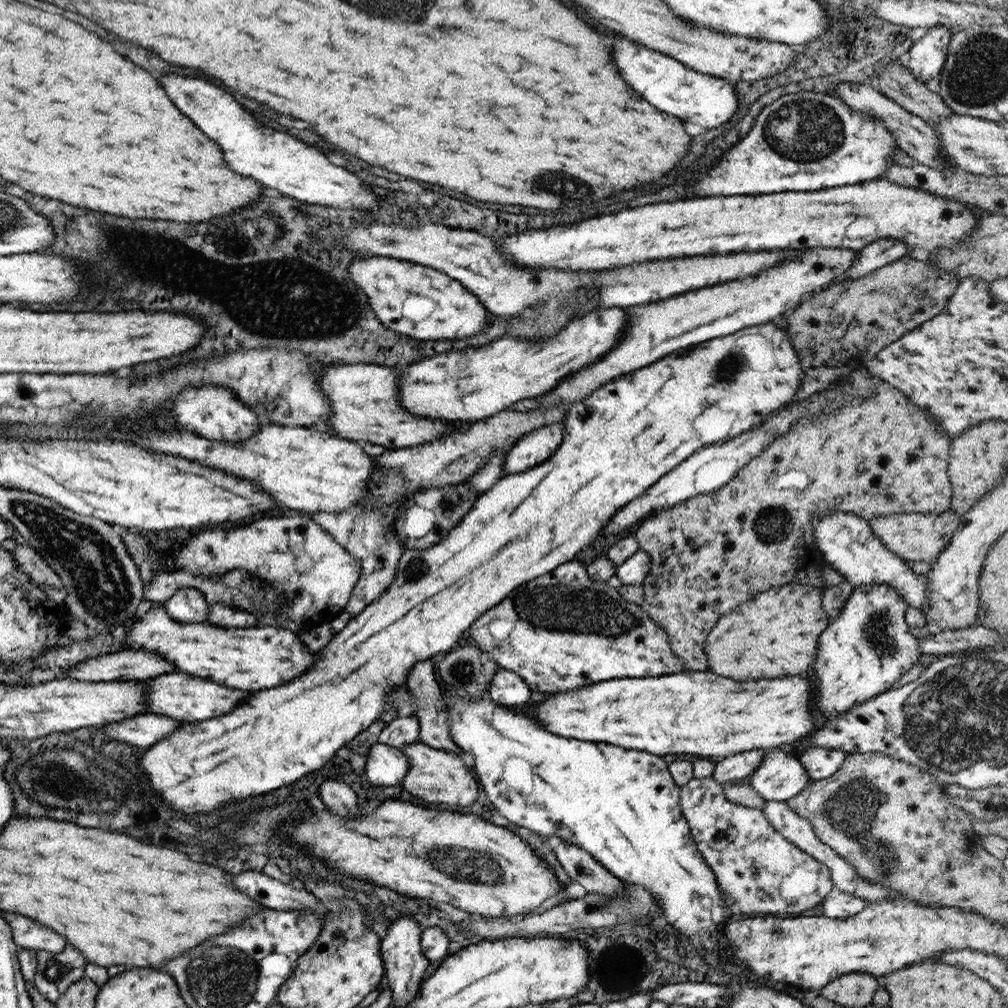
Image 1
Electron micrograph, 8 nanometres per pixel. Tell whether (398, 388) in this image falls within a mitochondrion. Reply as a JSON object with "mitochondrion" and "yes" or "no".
{"mitochondrion":"no"}

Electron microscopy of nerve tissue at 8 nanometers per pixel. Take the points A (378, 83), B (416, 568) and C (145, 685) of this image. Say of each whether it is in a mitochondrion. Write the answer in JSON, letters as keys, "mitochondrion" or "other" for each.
{"A":"other","B":"mitochondrion","C":"other"}

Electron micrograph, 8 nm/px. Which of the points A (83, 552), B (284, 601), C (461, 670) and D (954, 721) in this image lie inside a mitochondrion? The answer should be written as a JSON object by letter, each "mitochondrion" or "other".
{"A":"mitochondrion","B":"other","C":"mitochondrion","D":"mitochondrion"}

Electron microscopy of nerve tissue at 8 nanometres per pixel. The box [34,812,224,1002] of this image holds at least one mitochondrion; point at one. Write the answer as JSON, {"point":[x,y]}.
{"point":[54,970]}

